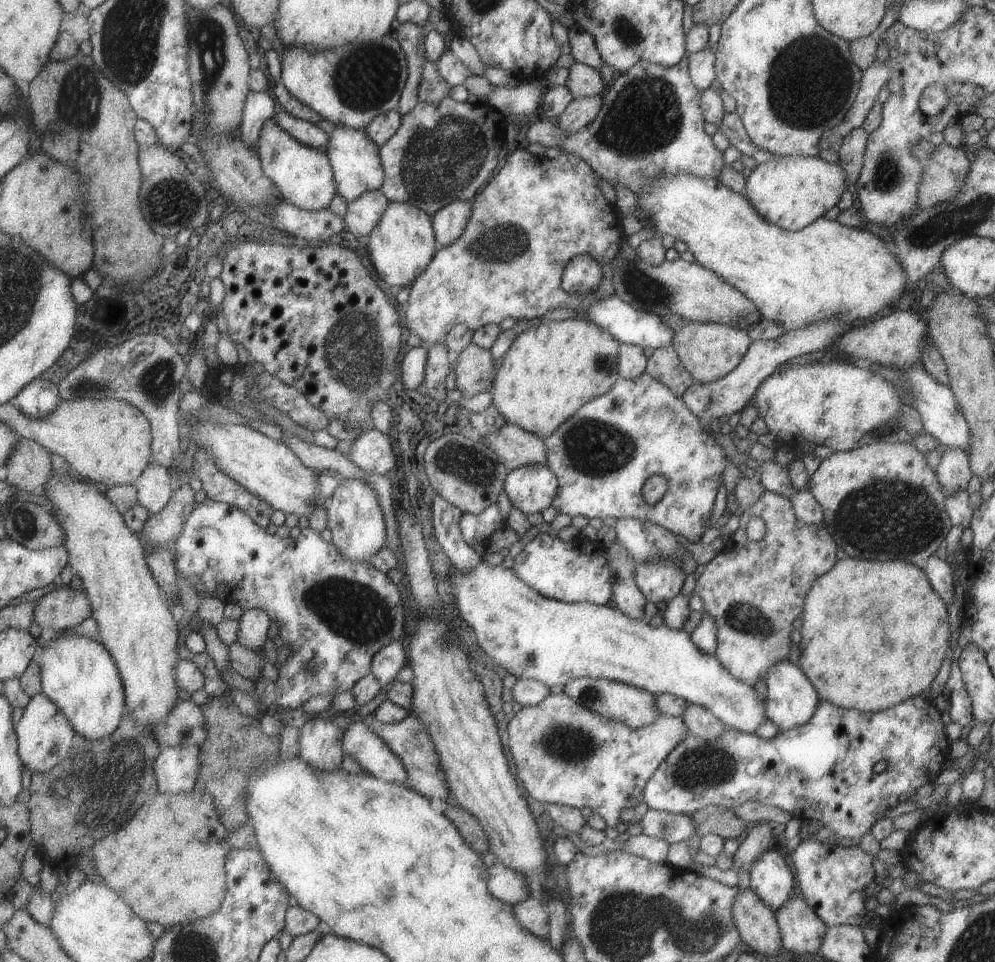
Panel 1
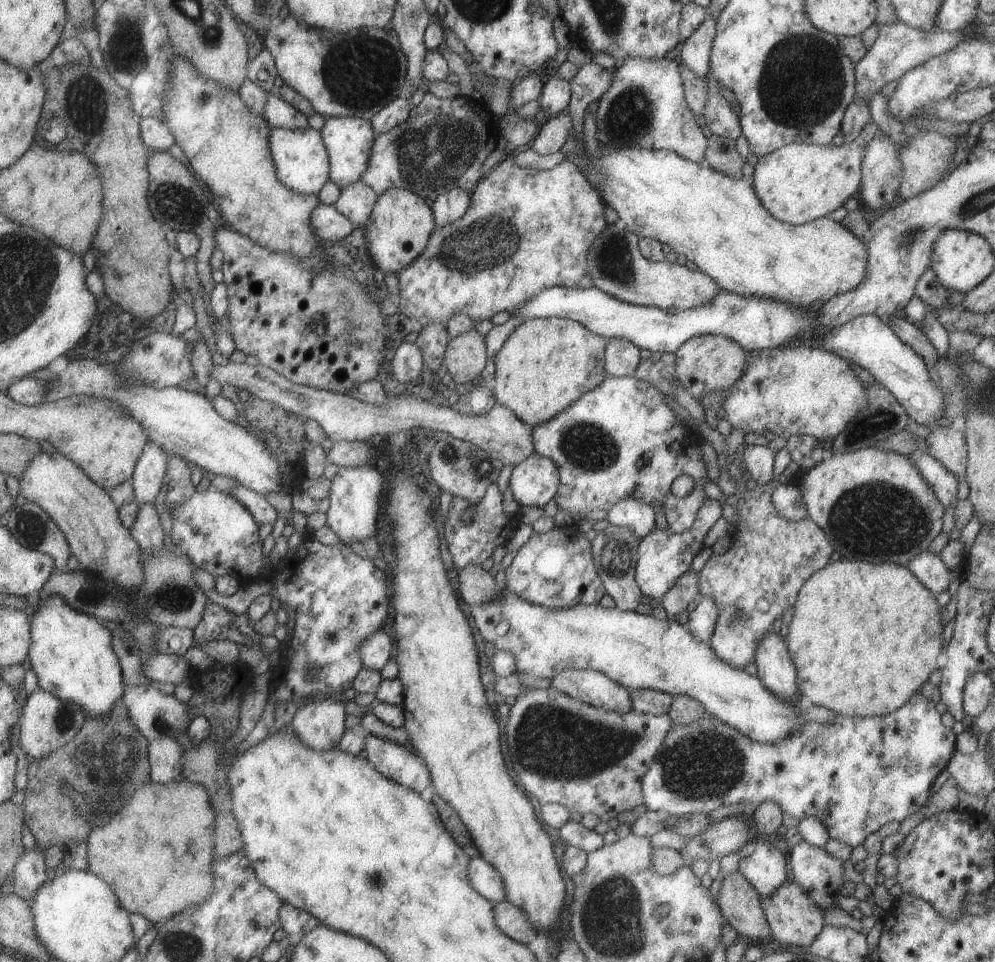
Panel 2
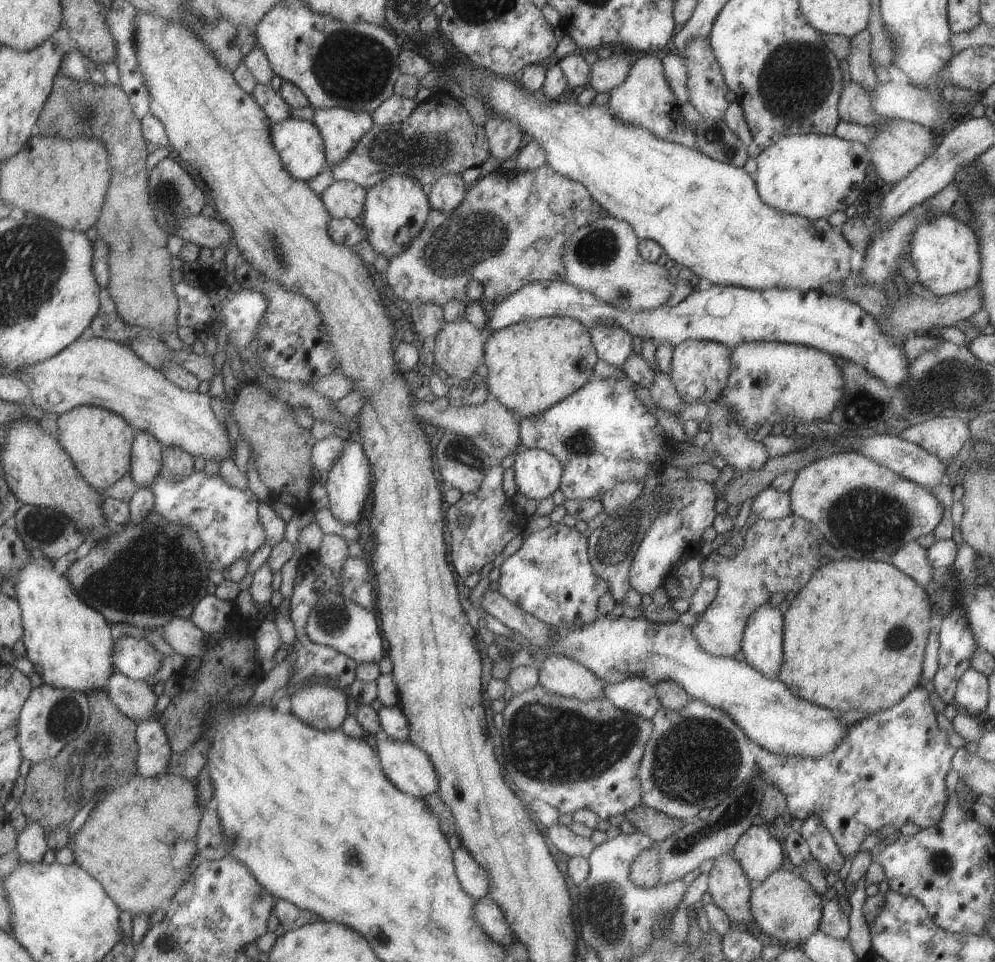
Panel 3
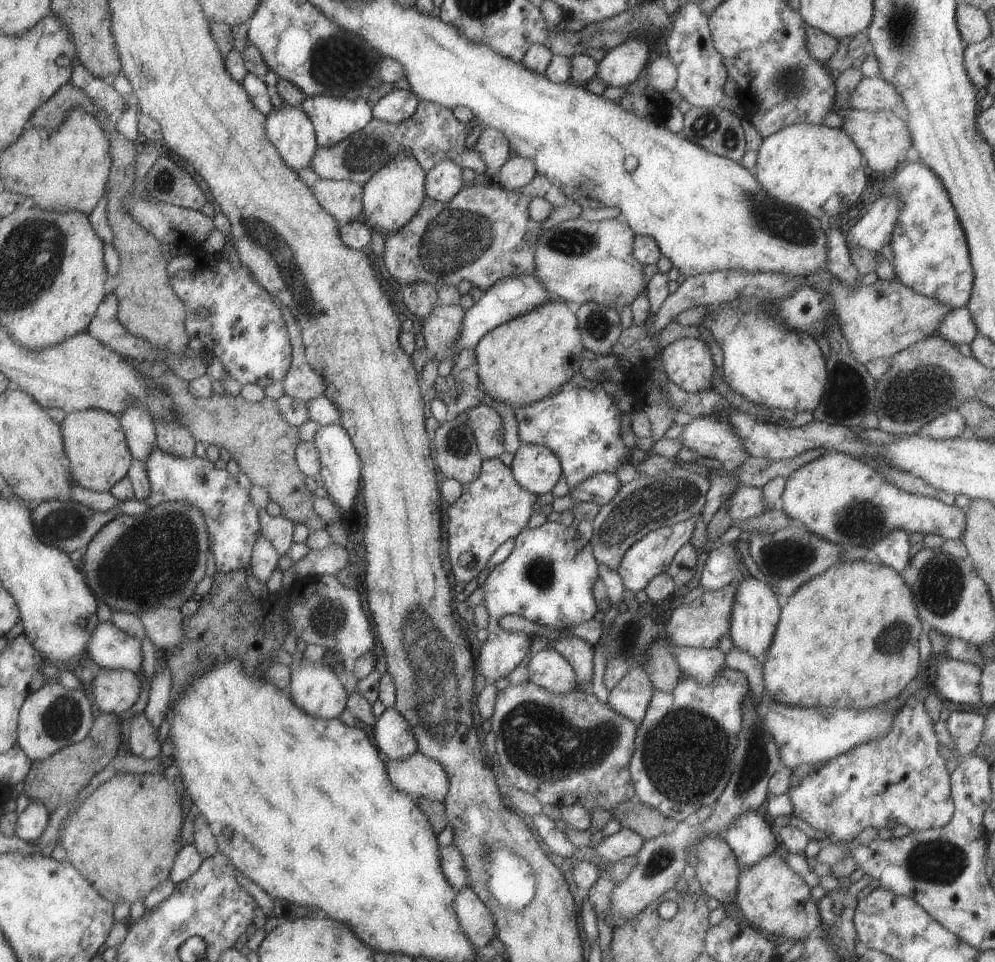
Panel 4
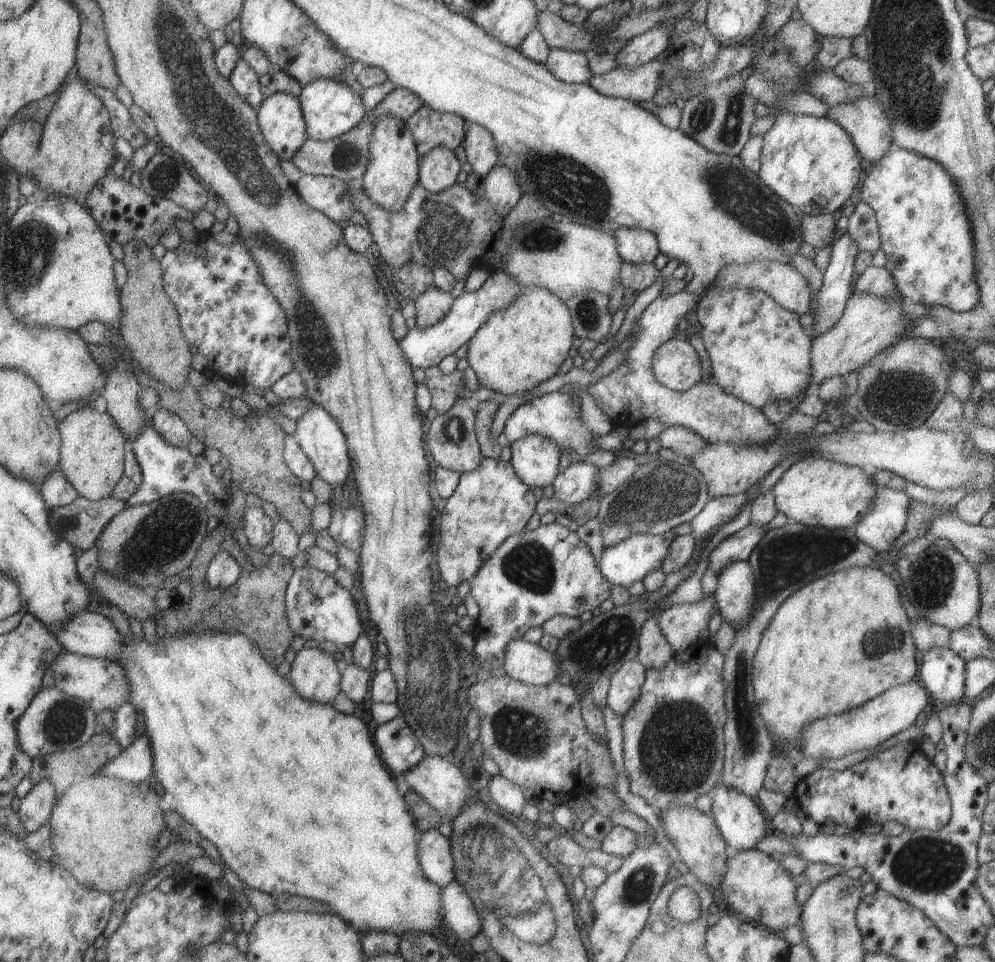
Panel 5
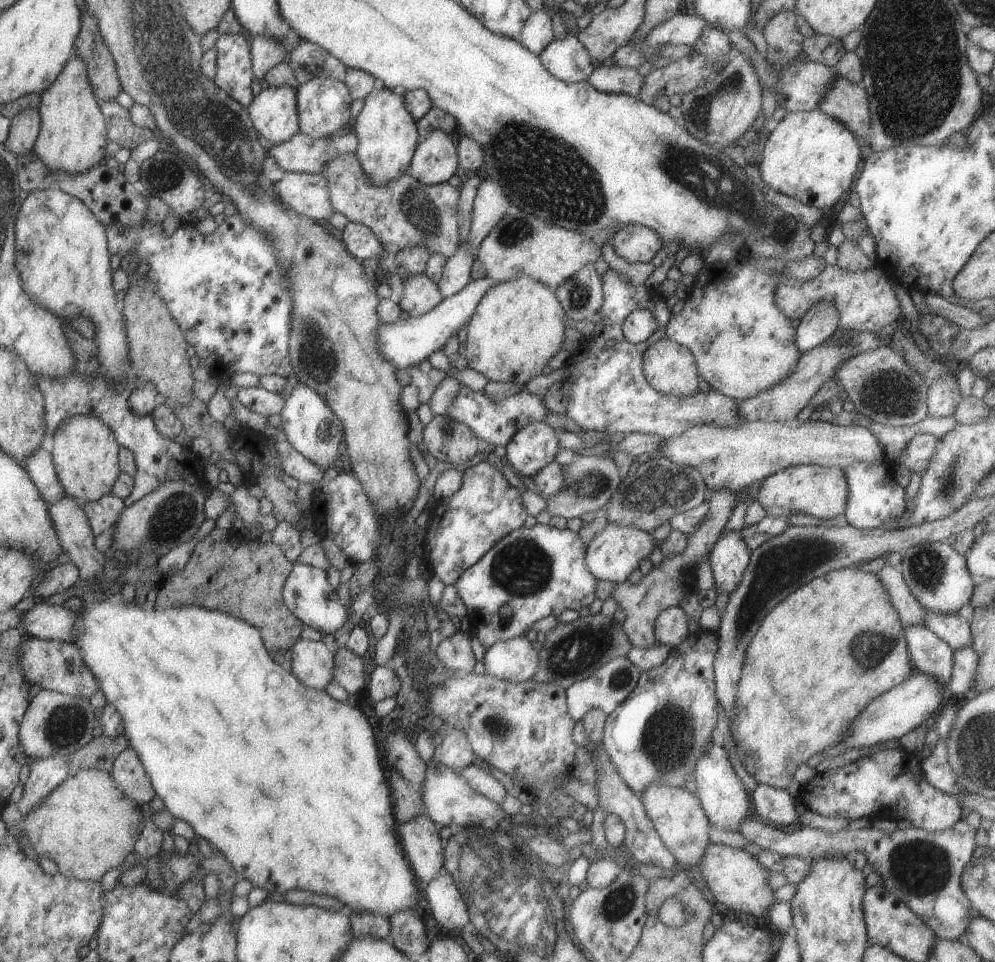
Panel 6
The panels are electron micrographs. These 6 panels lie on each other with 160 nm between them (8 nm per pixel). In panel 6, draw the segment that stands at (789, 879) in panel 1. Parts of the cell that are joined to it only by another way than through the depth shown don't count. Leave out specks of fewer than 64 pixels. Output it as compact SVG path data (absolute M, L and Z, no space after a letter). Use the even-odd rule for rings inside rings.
M712 738L707 752L695 762L693 780L697 784L695 794L711 826L722 830L735 831L745 818L752 815L748 791L733 771L726 750L723 746L716 744Z

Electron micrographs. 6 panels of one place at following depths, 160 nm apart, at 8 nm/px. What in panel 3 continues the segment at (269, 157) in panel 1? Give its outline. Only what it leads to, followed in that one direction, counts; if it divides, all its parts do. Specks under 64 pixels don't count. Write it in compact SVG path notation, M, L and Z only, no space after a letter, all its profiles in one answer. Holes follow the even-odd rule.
M289 117L272 123L270 133L285 172L293 178L307 183L326 168L322 138L312 122Z

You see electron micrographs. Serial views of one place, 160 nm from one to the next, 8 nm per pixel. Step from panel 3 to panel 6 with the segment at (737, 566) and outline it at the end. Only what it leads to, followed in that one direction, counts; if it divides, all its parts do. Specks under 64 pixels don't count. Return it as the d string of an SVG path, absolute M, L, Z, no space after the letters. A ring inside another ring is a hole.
M679 606L668 607L659 612L653 624L653 636L659 644L665 644L670 649L675 648L689 635L687 631L685 612Z

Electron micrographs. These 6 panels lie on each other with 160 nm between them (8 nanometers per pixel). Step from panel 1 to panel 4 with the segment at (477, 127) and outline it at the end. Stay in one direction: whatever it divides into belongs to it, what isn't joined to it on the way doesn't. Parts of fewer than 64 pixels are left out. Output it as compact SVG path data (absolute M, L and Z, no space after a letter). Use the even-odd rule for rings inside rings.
M419 100L416 111L399 124L386 123L379 119L371 119L361 130L351 133L346 139L340 140L330 147L319 147L315 149L311 157L309 168L315 171L319 179L331 179L332 181L351 181L361 186L367 182L382 166L395 158L398 153L411 155L427 172L431 170L439 161L451 161L457 166L470 168L475 174L483 174L486 164L473 147L465 146L466 124L460 122L450 108L443 105Z

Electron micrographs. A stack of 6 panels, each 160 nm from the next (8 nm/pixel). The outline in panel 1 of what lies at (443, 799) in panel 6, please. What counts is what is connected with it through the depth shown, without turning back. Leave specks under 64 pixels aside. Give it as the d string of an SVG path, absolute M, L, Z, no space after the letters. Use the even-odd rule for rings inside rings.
M351 721L341 736L342 754L350 756L365 773L379 780L403 785L407 778L402 762L369 729L368 722Z

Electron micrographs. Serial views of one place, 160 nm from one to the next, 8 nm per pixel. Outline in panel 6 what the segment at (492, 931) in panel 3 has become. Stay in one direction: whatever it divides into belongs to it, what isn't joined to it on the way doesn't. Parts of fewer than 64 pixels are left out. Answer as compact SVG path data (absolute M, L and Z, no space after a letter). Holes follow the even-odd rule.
M442 867L425 886L425 897L433 919L445 930L457 930L470 922L467 908L455 881Z

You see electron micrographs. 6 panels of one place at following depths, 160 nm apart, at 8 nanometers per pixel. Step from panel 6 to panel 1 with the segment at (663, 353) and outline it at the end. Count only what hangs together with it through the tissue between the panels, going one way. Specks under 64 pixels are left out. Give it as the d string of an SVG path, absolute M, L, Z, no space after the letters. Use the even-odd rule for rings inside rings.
M683 322L681 326L675 328L671 337L671 344L674 346L682 367L692 376L693 382L700 383L717 380L735 368L747 352L749 343L747 330L712 322Z

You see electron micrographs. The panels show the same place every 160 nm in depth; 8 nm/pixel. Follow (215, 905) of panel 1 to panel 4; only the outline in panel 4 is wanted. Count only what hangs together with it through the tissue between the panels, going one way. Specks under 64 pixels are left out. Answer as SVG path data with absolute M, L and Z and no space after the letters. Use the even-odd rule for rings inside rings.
M118 772L113 773L110 778L106 778L106 781L100 784L91 794L86 797L79 808L71 814L71 817L66 821L64 830L61 835L60 846L66 852L66 859L69 864L73 865L73 868L79 872L79 874L92 884L92 887L96 889L99 896L102 896L105 900L108 900L111 904L117 904L117 902L129 902L133 904L135 900L143 900L150 890L153 890L155 886L168 880L169 870L175 860L175 855L182 848L182 842L180 841L180 828L182 827L182 818L185 815L181 811L181 805L179 803L180 797L177 792L169 794L167 789L169 788L169 779L160 773L127 773Z

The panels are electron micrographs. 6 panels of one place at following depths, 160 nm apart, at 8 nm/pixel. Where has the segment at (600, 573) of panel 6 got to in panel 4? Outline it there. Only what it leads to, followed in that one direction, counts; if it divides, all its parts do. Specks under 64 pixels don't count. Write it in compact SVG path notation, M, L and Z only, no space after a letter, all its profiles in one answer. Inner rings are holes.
M700 514L693 515L687 520L672 525L656 528L642 536L635 544L632 544L623 555L618 569L615 571L620 576L624 588L636 593L638 590L644 590L646 584L656 574L665 573L671 559L679 548L685 543L689 543L689 538L691 538L691 532L693 532L693 526L695 526L698 516Z

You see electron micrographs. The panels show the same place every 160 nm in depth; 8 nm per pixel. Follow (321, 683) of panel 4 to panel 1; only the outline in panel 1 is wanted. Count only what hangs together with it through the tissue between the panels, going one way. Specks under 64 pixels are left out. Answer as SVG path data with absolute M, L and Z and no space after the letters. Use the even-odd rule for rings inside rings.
M315 715L308 716L299 730L298 756L311 768L325 772L342 768L342 731L337 726Z

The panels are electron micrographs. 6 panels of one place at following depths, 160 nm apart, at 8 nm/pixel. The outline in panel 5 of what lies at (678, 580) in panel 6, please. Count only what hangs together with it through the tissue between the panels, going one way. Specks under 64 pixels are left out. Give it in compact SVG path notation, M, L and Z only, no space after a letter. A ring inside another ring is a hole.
M648 617L639 633L636 659L646 669L662 669L673 655L669 643L659 630L658 619Z

